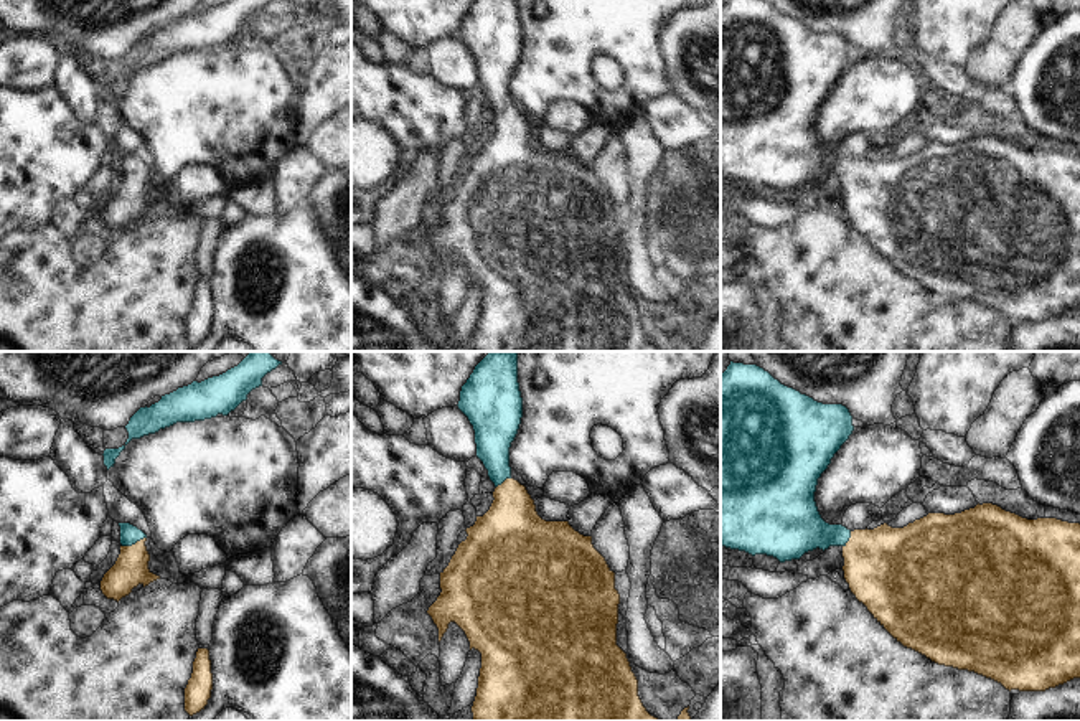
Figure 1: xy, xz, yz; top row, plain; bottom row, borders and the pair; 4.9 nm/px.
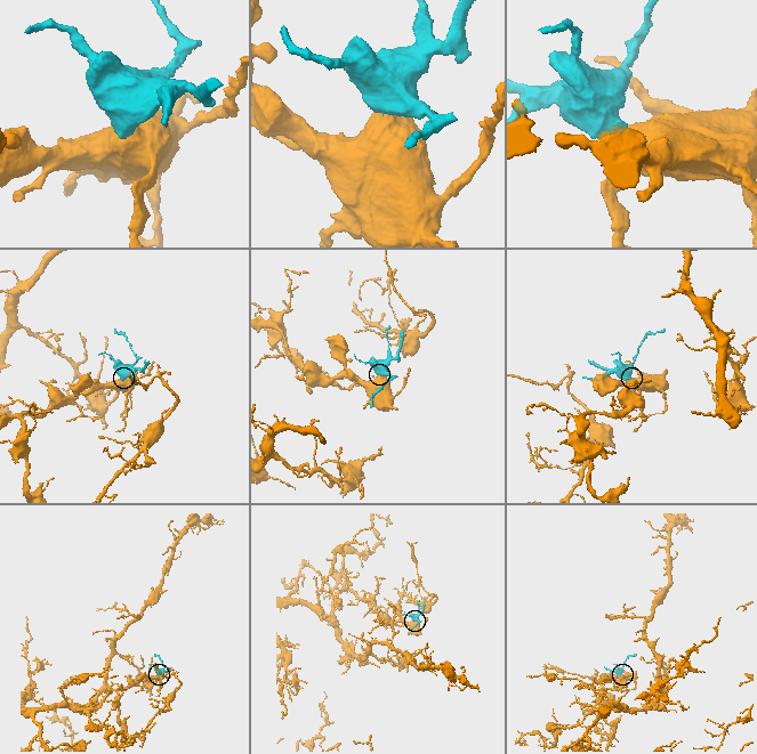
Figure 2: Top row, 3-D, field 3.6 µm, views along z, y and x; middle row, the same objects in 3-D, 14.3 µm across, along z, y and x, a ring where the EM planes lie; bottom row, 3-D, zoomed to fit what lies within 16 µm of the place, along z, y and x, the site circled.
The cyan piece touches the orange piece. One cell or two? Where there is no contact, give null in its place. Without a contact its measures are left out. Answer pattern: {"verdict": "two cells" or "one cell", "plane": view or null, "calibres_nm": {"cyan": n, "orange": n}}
{"verdict": "one cell", "plane": "xy", "calibres_nm": {"cyan": 100, "orange": 160}}

